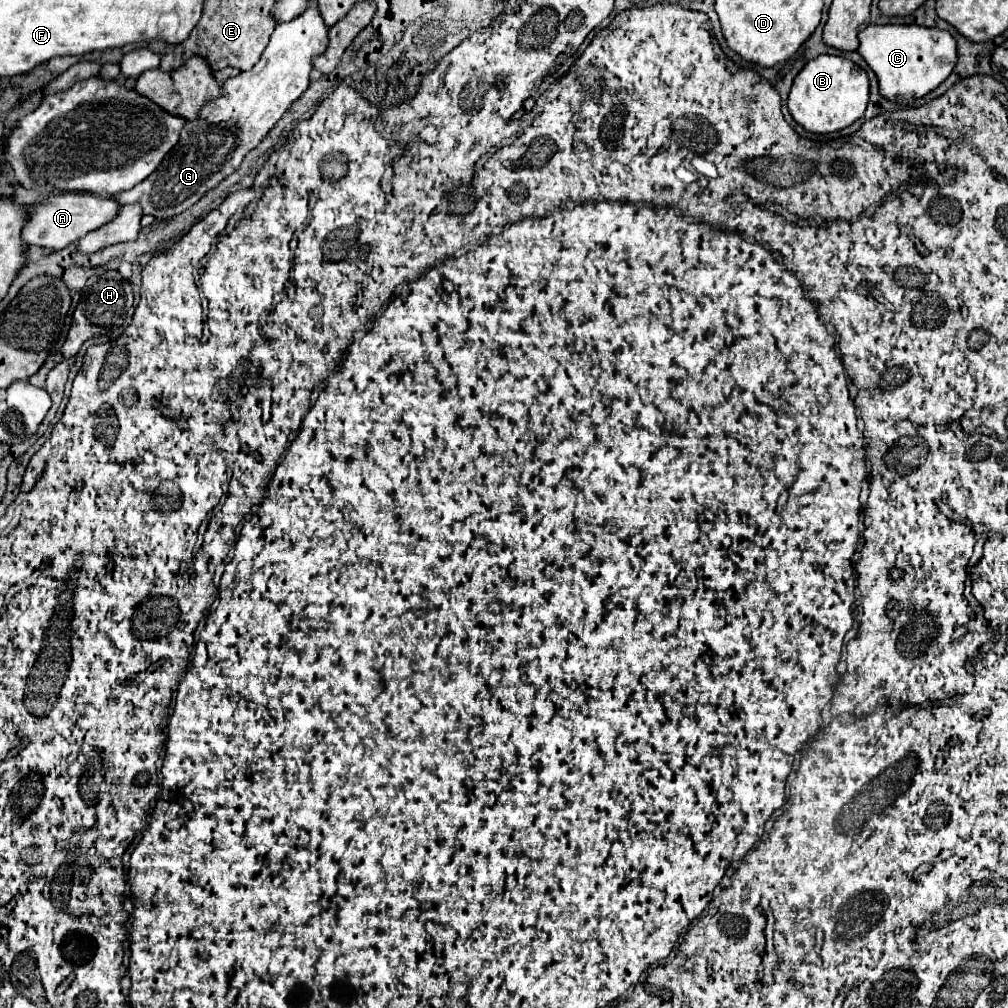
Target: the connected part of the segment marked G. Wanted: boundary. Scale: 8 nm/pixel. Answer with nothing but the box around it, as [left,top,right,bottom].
[116,1,330,217]

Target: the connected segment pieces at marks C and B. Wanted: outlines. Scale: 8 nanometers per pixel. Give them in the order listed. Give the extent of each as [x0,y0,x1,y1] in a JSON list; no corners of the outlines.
[[858,25,956,103],[788,55,868,133]]

